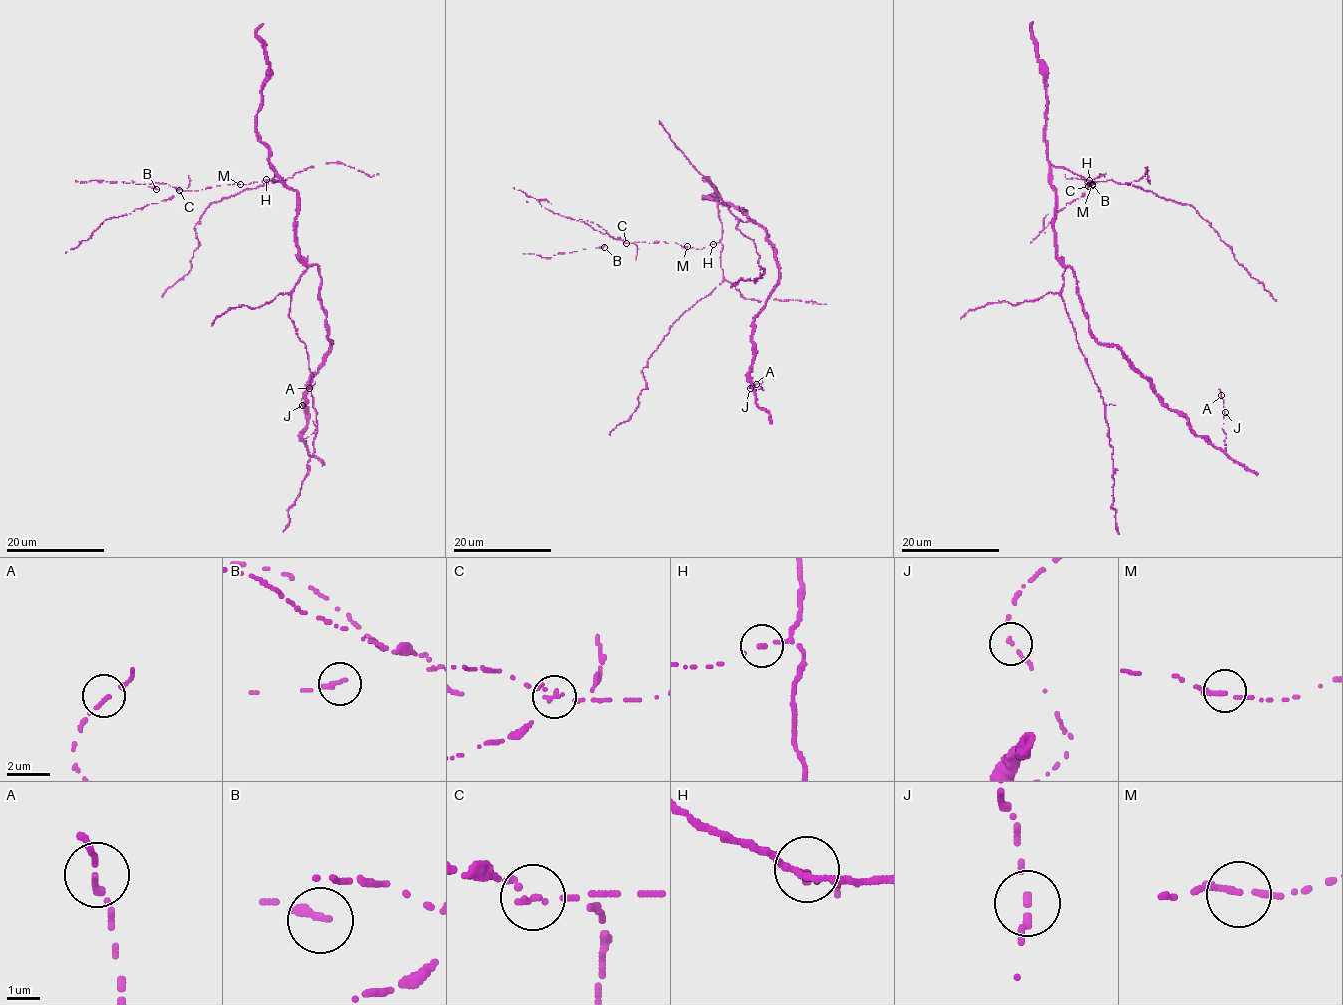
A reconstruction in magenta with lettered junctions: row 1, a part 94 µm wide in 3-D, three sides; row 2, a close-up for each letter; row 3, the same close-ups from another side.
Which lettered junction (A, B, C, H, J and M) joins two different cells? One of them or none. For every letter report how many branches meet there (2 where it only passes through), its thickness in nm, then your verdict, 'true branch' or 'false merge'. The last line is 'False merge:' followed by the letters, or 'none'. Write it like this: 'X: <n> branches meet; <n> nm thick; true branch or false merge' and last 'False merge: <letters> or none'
A: 1 branches meet; 220 nm thick; true branch
B: 1 branches meet; 300 nm thick; true branch
C: 1 branches meet; 240 nm thick; false merge
H: 1 branches meet; 280 nm thick; true branch
J: 1 branches meet; 240 nm thick; true branch
M: 1 branches meet; 280 nm thick; true branch
False merge: C

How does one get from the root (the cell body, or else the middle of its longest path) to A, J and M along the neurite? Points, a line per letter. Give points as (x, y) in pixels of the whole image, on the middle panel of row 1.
A: (743, 210), (765, 227), (778, 262), (778, 282), (754, 322), (750, 381), (763, 390), (749, 388), (756, 384)
J: (743, 210), (765, 227), (778, 262), (778, 282), (752, 333), (750, 381), (763, 390), (750, 388)
M: (743, 210), (719, 204), (719, 241), (702, 249), (687, 246)

